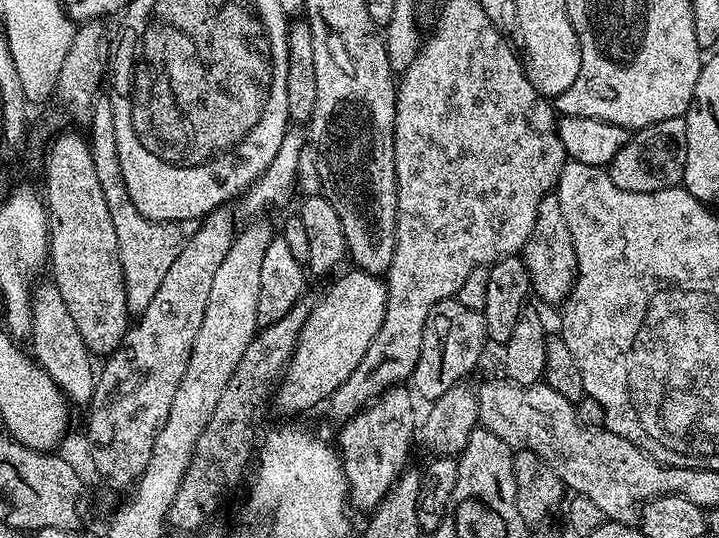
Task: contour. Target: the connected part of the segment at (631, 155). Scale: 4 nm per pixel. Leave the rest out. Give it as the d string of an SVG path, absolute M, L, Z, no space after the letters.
M684 116L666 118L662 122L654 122L650 126L633 131L629 135L626 146L614 154L611 164L607 165L614 186L623 192L657 192L663 188L677 187L683 181L686 166L686 146L688 145L688 122Z

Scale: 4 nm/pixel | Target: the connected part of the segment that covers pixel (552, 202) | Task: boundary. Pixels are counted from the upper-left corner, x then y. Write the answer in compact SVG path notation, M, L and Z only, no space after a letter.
M550 194L538 202L538 218L534 218L534 230L526 238L522 249L522 259L528 271L531 291L536 292L548 304L563 305L576 285L576 255L574 238L570 238L570 226L562 214L562 206L555 194Z

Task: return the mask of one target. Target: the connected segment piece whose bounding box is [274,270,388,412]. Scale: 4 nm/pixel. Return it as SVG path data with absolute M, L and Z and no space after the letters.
M351 271L333 282L321 304L312 304L312 313L306 318L306 326L302 326L298 346L274 392L274 400L276 396L276 404L284 412L304 412L332 397L334 390L354 374L358 362L362 362L366 350L370 350L382 318L386 318L385 281L370 272Z

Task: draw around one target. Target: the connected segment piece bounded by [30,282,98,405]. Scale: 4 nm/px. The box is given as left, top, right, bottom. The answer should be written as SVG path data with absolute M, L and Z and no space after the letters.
M51 282L37 283L32 289L32 340L31 353L40 367L54 378L56 384L73 405L87 405L96 388L97 369L92 369L94 357L88 351L86 342L82 342L82 334L78 334L78 326L70 310L66 310L66 302L62 302L62 294L58 294L55 284Z

